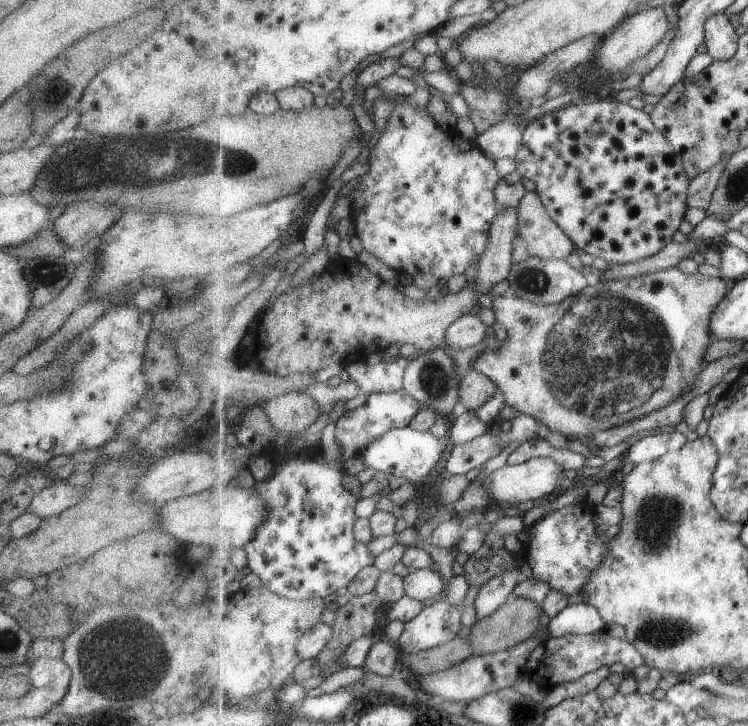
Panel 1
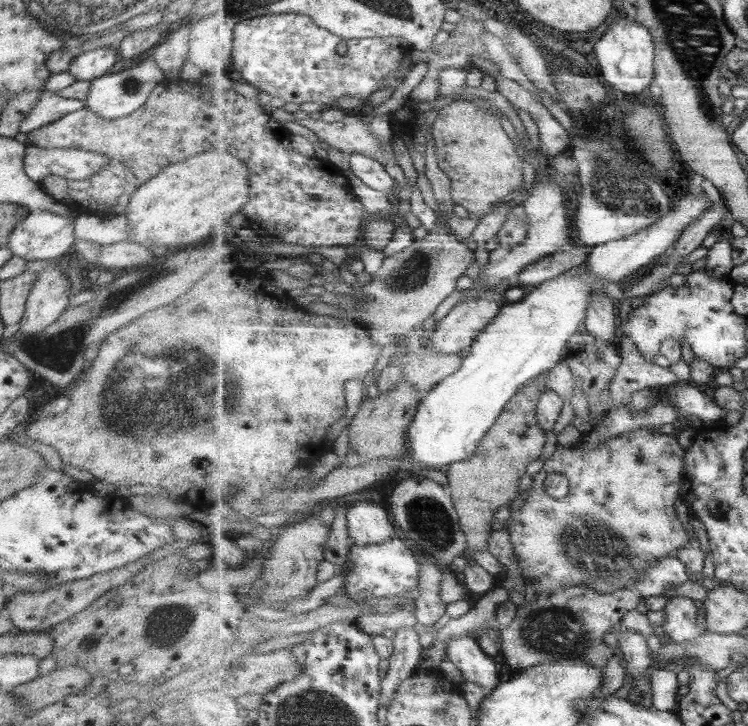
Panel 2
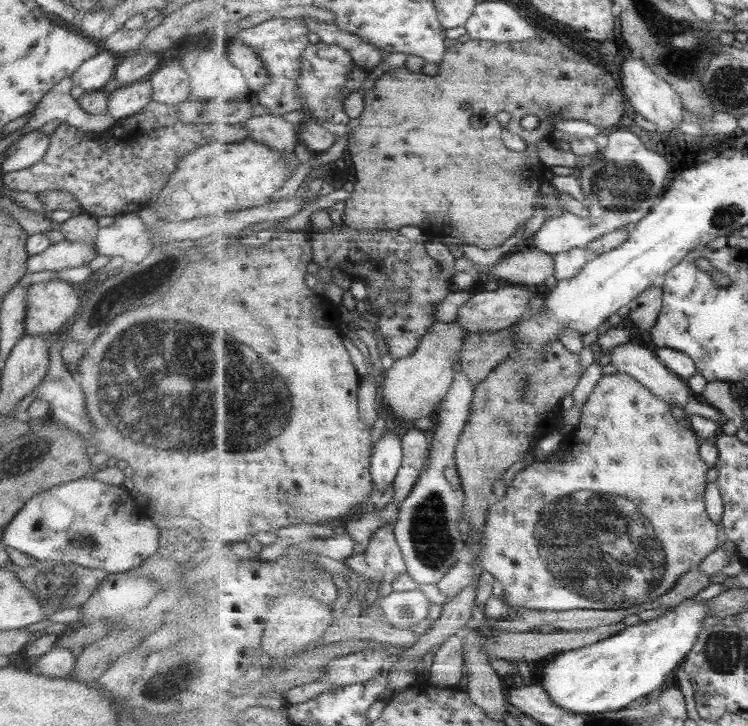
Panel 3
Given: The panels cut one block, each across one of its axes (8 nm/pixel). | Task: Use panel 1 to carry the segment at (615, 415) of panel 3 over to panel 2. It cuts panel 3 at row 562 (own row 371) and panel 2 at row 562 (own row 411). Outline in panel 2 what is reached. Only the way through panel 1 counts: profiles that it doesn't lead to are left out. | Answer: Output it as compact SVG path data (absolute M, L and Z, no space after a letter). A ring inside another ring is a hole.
M657 426L610 438L584 454L575 448L557 448L545 464L534 469L527 502L511 513L508 521L524 579L538 592L589 586L609 594L623 588L633 589L643 578L643 572L659 558L677 557L677 550L688 546L694 538L685 530L675 510L686 481L686 457L687 451L677 442L676 435L660 434ZM551 473L561 473L570 480L570 491L565 497L553 498L545 492L545 478Z

